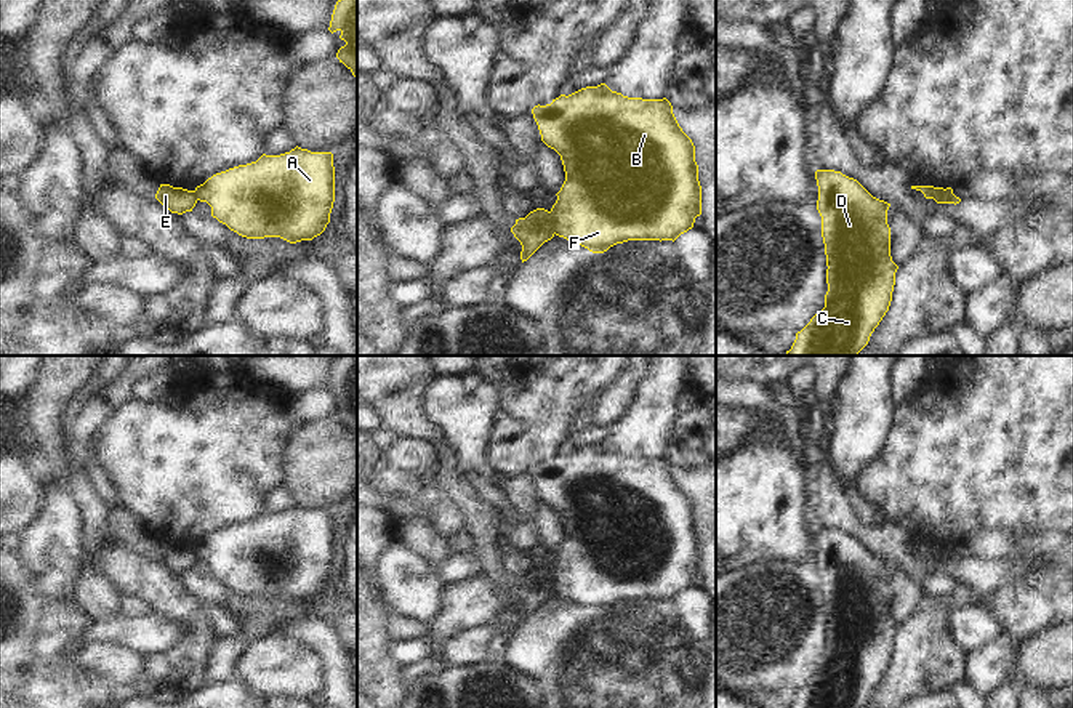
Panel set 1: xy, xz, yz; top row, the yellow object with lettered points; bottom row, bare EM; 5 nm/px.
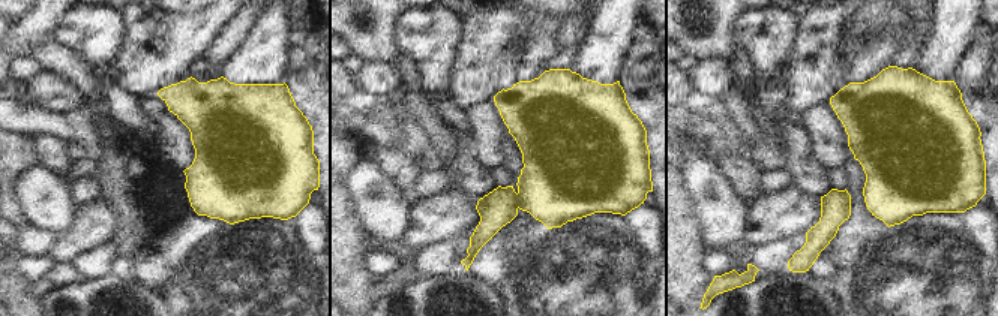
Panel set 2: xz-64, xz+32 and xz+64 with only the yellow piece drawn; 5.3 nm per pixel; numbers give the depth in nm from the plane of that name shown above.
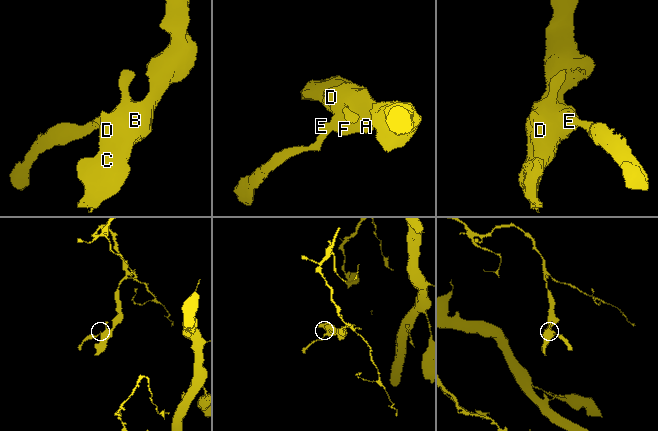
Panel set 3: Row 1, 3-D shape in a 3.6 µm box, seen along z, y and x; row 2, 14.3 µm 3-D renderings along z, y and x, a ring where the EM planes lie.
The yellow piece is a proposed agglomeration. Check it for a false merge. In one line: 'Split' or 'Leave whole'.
Split

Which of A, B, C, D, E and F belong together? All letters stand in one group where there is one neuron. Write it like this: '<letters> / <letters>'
A B C D F / E

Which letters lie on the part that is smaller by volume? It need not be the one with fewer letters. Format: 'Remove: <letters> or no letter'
Remove: E

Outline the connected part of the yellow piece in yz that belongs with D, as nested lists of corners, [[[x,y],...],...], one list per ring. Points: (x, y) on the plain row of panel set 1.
[[[817,529],[817,569],[826,613],[825,666],[796,692],[791,708],[863,708],[892,660],[898,625],[890,615],[890,562],[873,556],[857,538],[834,529]]]

